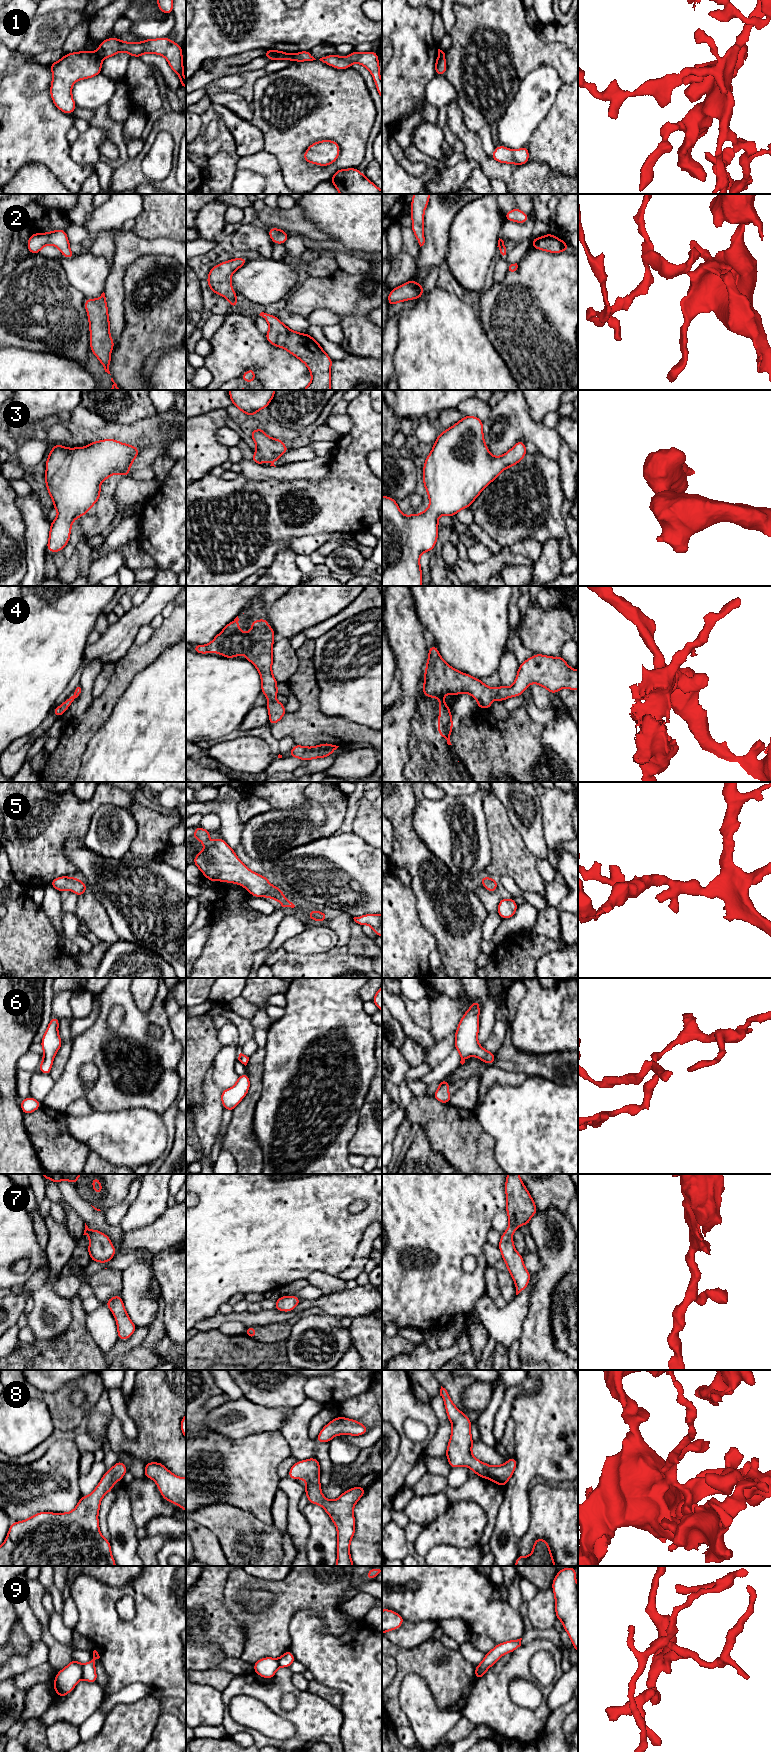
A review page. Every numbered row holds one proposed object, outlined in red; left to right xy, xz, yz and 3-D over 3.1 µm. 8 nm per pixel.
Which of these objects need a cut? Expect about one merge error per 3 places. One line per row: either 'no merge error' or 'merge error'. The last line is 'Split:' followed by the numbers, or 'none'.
1: merge error
2: no merge error
3: no merge error
4: no merge error
5: no merge error
6: no merge error
7: no merge error
8: no merge error
9: merge error
Split: 1, 9

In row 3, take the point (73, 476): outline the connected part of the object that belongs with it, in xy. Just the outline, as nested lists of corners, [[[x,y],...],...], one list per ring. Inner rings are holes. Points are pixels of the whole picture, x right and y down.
[[[114,438],[94,441],[86,447],[66,448],[62,444],[52,447],[46,460],[44,479],[53,508],[59,513],[51,522],[46,550],[57,553],[68,544],[73,521],[87,514],[101,497],[101,483],[115,473],[129,476],[129,468],[141,450]]]

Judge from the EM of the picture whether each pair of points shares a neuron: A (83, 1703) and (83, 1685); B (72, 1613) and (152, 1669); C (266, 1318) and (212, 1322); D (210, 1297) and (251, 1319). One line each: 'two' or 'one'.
A: one
B: two
C: one
D: two

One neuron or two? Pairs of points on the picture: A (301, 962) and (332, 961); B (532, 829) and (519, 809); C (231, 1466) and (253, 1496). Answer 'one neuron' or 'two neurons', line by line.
A: one neuron
B: one neuron
C: one neuron

